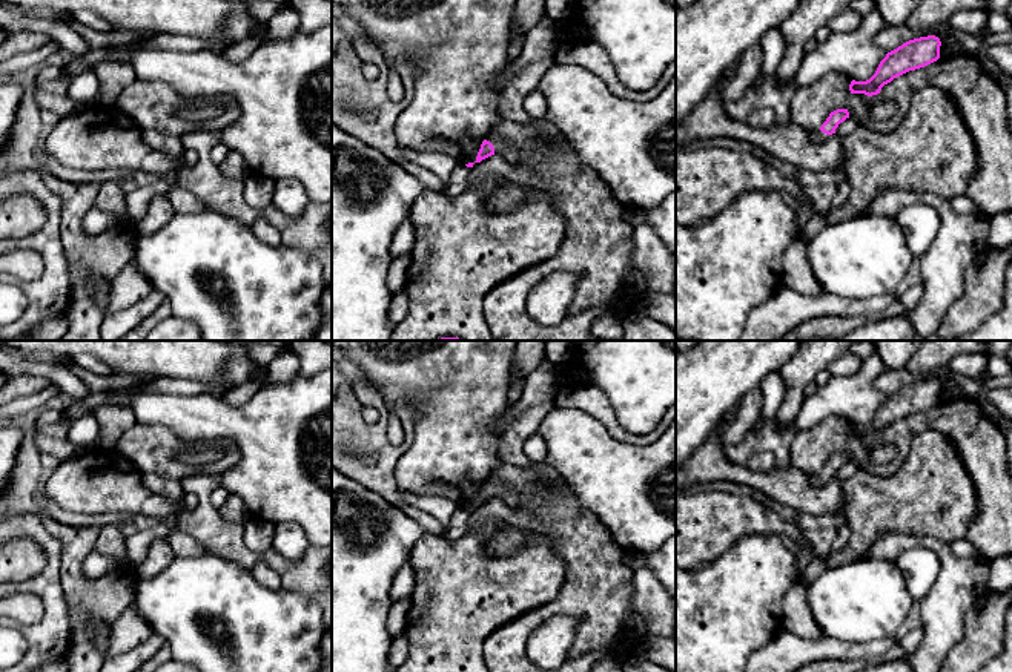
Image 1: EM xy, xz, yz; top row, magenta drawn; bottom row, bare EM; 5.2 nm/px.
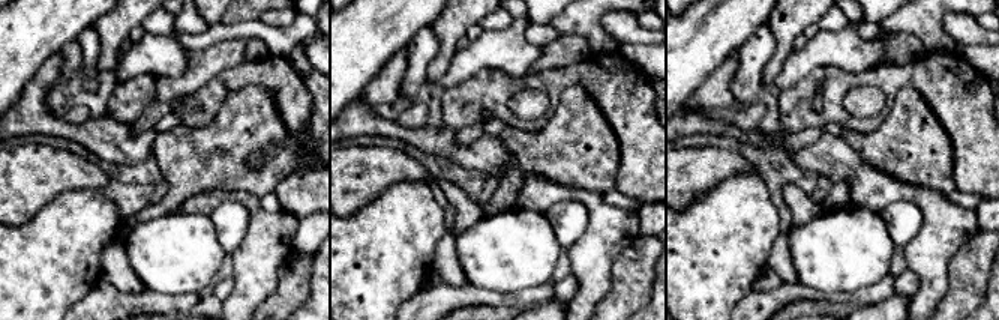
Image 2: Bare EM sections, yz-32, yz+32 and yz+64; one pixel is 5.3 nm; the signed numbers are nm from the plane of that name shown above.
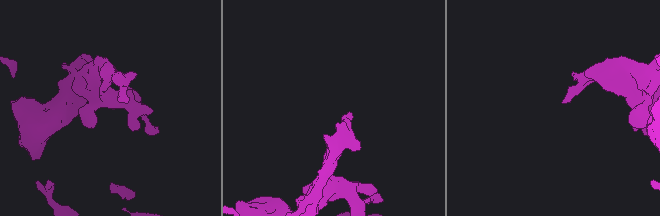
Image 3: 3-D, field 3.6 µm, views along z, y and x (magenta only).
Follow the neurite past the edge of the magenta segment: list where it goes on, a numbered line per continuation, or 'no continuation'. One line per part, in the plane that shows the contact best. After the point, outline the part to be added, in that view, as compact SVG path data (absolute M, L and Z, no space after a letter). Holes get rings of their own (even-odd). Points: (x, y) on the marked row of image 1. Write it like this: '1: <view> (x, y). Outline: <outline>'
1: xz (513, 154). Outline: M488 133L485 140L493 144L494 153L504 156L508 164L514 166L525 156L525 150L521 146L507 144L496 133Z

